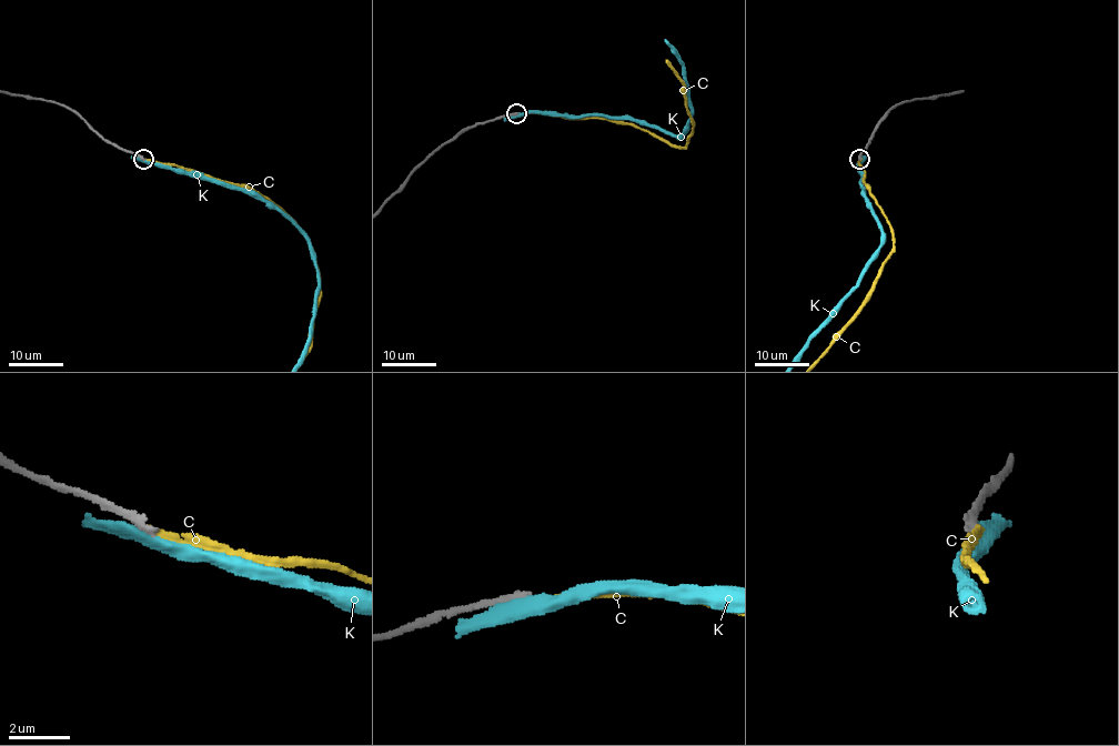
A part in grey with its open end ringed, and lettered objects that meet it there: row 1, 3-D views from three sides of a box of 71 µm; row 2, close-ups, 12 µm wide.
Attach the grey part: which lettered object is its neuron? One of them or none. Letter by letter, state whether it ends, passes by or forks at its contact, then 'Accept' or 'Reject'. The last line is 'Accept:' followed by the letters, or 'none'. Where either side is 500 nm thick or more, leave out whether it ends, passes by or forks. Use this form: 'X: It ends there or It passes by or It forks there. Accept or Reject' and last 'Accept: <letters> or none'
C: It ends there. Reject
K: It passes by. Reject
Accept: none

